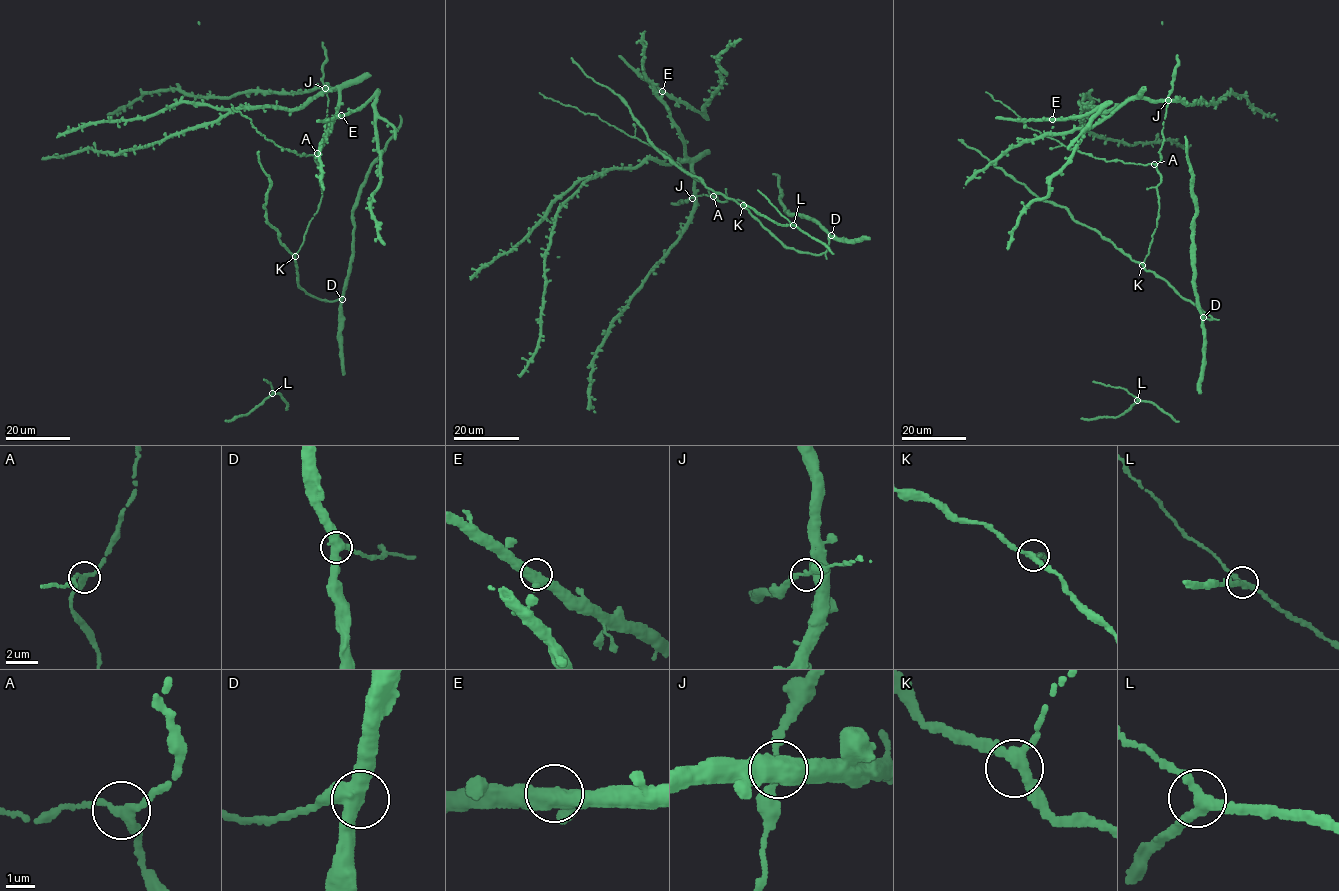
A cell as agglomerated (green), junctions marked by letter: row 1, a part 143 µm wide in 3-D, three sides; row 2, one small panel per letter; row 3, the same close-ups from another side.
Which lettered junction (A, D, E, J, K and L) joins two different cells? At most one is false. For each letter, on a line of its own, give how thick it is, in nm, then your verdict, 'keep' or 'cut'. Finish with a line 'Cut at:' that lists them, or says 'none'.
A: 280 nm thick; keep
D: 400 nm thick; keep
E: 400 nm thick; keep
J: 280 nm thick; keep
K: 280 nm thick; keep
L: 320 nm thick; keep
Cut at: none

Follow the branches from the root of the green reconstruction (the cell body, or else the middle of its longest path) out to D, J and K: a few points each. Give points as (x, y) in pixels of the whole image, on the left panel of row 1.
D: (315, 157), (320, 168), (322, 197), (295, 255), (296, 281), (299, 287), (316, 298), (332, 302), (342, 299)
J: (315, 157), (327, 136), (325, 88)
K: (315, 157), (320, 168), (322, 197), (295, 256)

